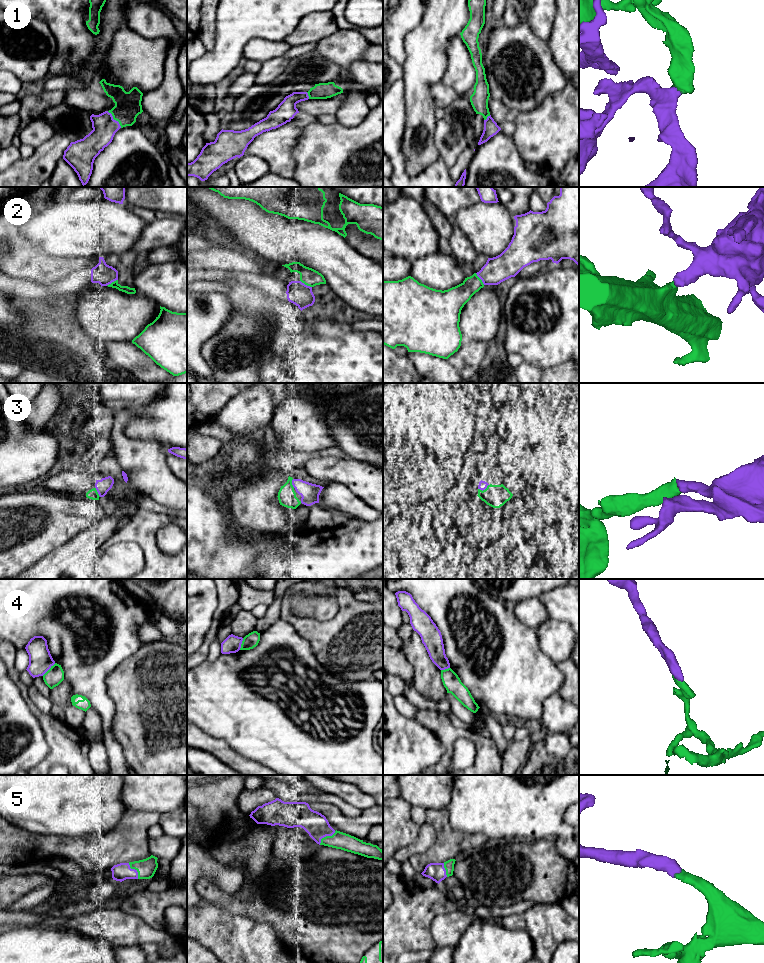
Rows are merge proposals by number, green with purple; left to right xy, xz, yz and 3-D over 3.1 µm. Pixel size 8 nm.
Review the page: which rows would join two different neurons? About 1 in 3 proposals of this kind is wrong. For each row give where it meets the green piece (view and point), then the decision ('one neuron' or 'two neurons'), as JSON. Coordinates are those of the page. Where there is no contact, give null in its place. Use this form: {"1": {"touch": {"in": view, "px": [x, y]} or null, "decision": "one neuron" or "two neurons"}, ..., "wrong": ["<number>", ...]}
{"1": {"touch": {"in": "xy", "px": [114, 119]}, "decision": "one neuron"}, "2": {"touch": {"in": "xz", "px": [306, 284]}, "decision": "one neuron"}, "3": {"touch": {"in": "yz", "px": [483, 490]}, "decision": "one neuron"}, "4": {"touch": {"in": "xy", "px": [49, 669]}, "decision": "two neurons"}, "5": {"touch": {"in": "xz", "px": [326, 836]}, "decision": "one neuron"}, "wrong": ["4"]}

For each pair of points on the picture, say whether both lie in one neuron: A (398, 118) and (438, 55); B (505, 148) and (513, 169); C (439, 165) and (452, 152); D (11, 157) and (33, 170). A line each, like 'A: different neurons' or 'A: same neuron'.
A: different neurons
B: same neuron
C: different neurons
D: different neurons

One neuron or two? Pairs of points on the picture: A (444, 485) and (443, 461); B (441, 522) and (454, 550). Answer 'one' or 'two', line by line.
A: two
B: two

